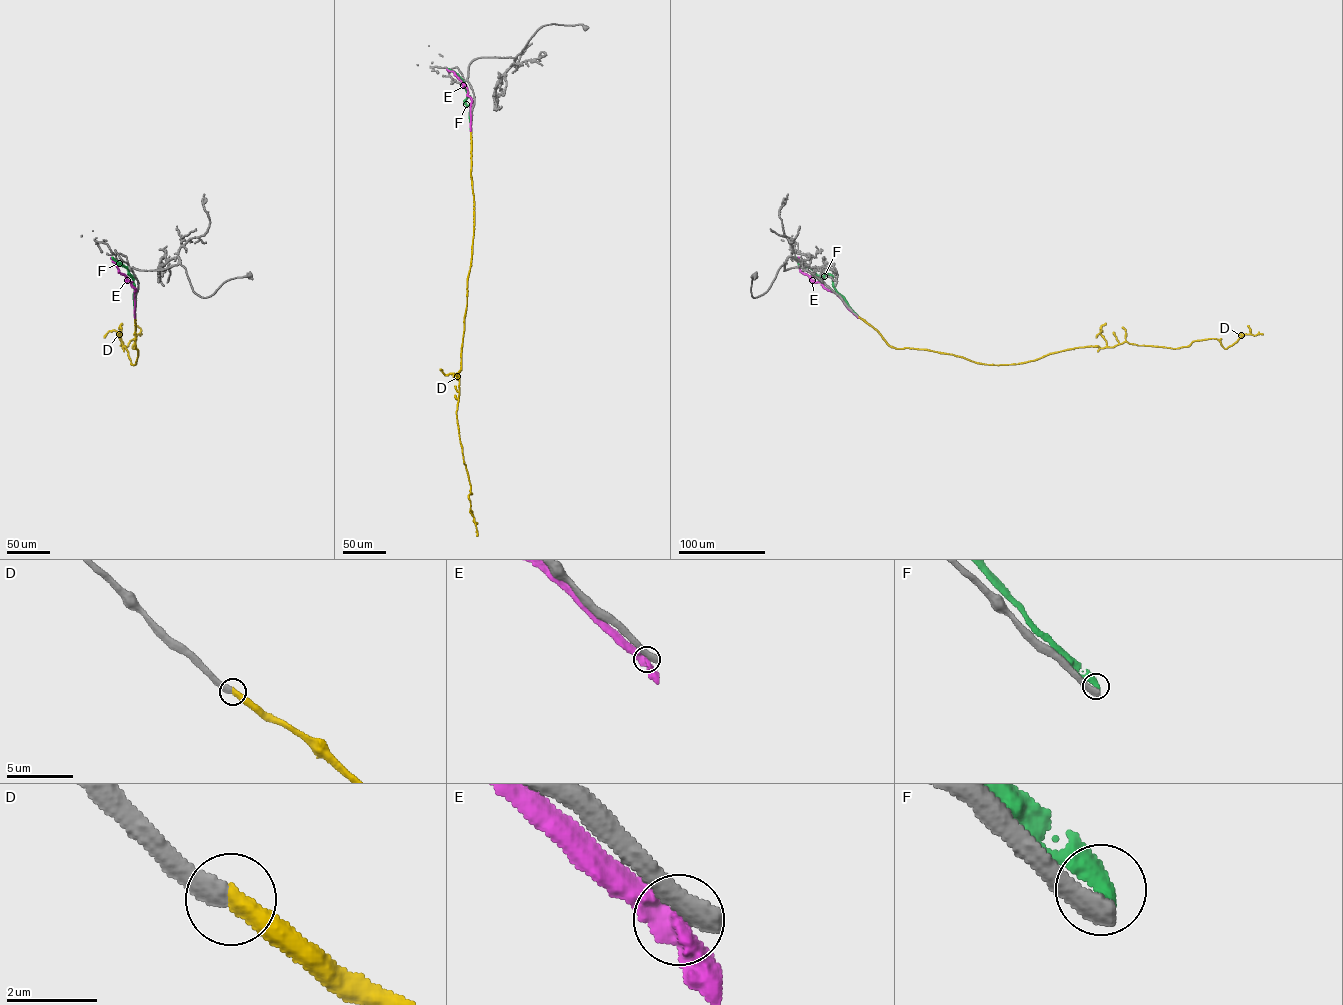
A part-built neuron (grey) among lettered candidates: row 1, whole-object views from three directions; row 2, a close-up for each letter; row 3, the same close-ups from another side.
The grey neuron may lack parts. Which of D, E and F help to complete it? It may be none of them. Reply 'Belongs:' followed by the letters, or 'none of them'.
Belongs: D

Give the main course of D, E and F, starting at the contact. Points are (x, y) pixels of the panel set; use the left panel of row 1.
D: (135, 316), (138, 354), (132, 365), (120, 345), (126, 348), (134, 338), (133, 348), (141, 334)
E: (134, 316), (136, 289), (110, 257)
F: (134, 316), (133, 279), (128, 269), (112, 257)

